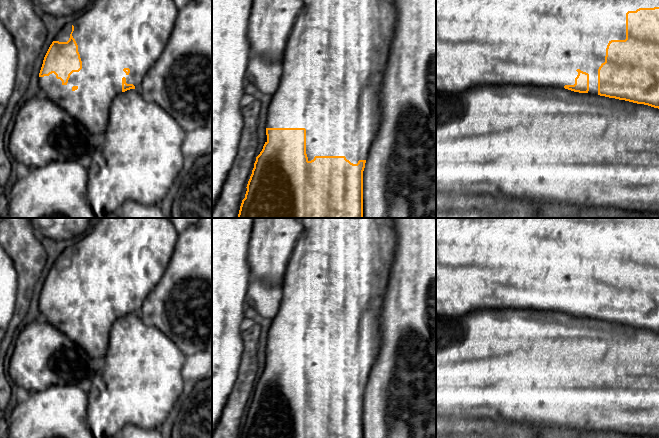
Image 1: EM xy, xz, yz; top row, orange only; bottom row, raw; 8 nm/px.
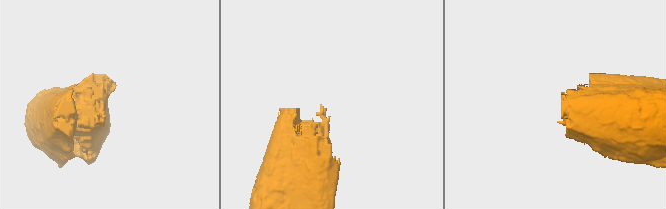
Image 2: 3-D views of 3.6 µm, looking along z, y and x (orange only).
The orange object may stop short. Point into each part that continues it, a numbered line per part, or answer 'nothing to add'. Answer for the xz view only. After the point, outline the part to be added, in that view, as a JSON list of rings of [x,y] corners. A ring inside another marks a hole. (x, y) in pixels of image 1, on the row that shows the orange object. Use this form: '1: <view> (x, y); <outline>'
1: xz (333, 63); [[[302,0],[303,8],[299,12],[290,36],[287,40],[283,58],[281,60],[283,72],[280,84],[272,95],[268,108],[266,128],[305,128],[306,154],[308,161],[315,156],[345,156],[353,164],[359,160],[367,160],[372,142],[374,141],[380,125],[381,105],[380,89],[383,72],[386,67],[393,39],[397,11],[394,0]]]

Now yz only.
1: yz (542, 43); [[[436,0],[436,91],[457,93],[478,86],[492,85],[533,85],[540,87],[564,88],[565,85],[574,85],[578,75],[577,69],[589,74],[589,94],[598,95],[598,69],[605,62],[606,48],[611,40],[626,39],[626,13],[639,8],[659,7],[659,0]]]

